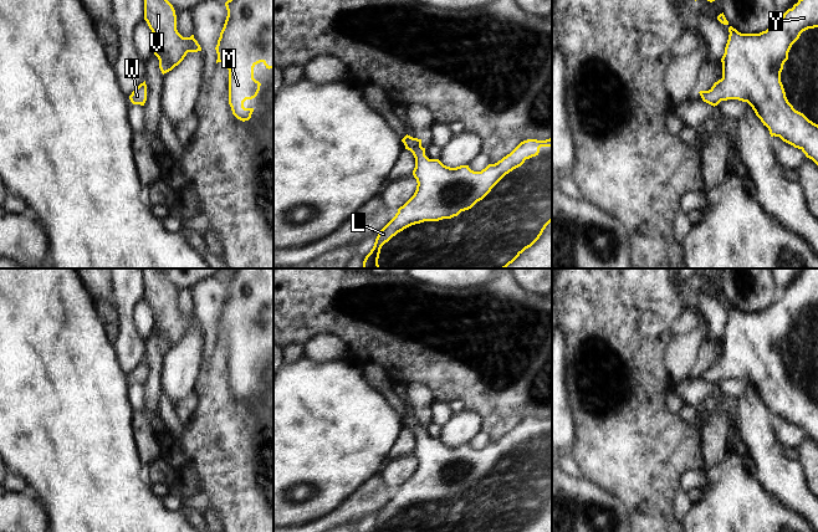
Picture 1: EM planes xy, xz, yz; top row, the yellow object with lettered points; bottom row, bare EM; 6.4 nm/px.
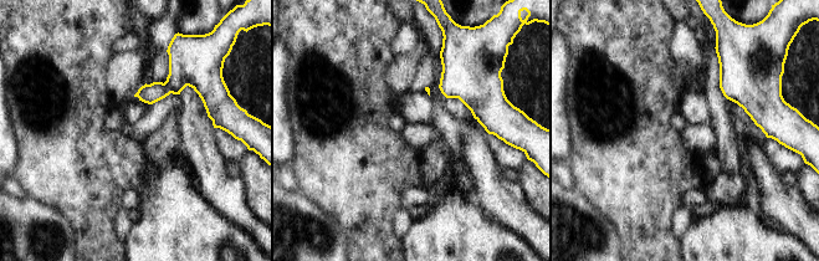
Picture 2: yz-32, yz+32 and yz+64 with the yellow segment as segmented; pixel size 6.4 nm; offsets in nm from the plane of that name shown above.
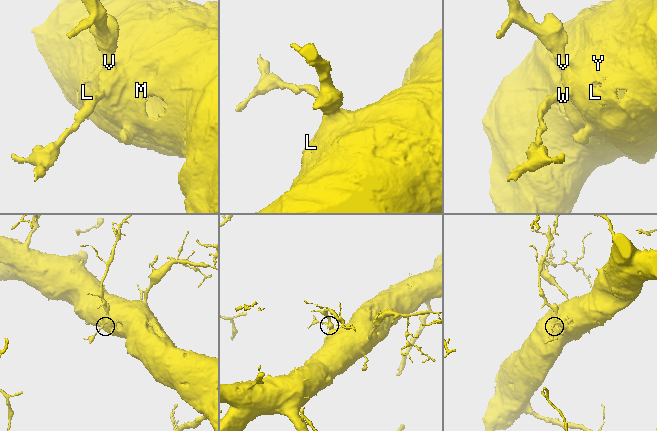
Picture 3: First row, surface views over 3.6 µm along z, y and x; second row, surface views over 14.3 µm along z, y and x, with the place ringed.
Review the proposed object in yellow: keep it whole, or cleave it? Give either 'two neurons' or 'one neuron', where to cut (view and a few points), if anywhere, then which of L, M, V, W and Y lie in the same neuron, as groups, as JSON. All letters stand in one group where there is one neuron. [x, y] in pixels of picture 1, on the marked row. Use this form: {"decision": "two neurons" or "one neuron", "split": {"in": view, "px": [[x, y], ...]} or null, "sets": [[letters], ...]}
{"decision": "one neuron", "split": null, "sets": [["L", "M", "V", "W", "Y"]]}

